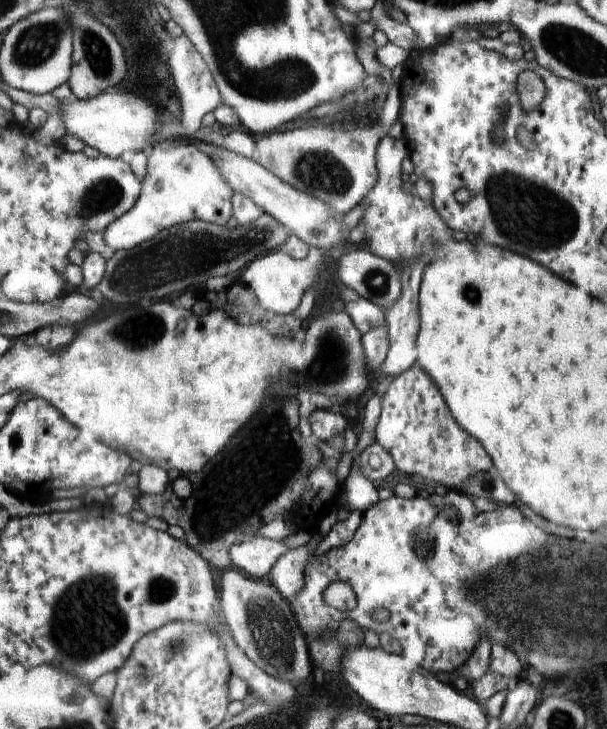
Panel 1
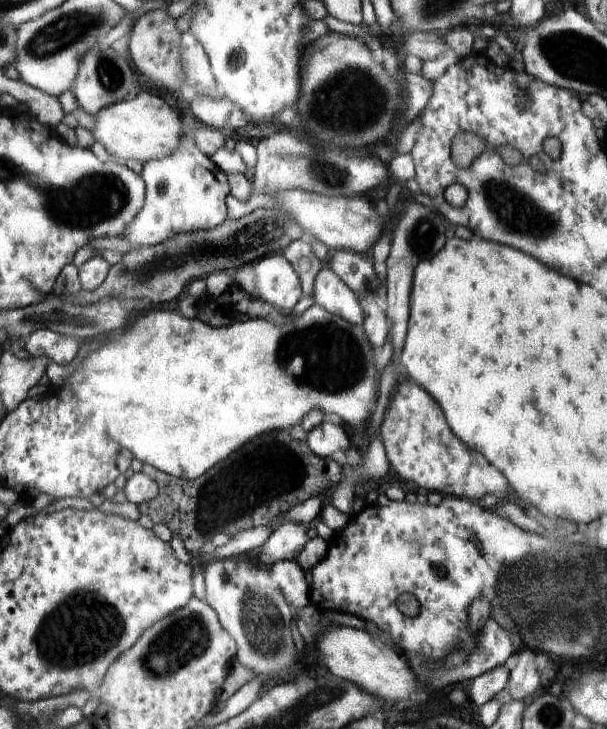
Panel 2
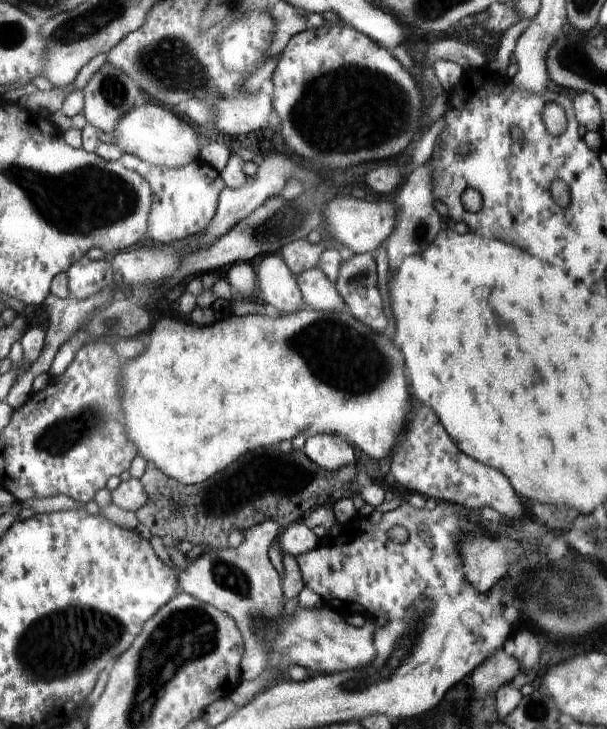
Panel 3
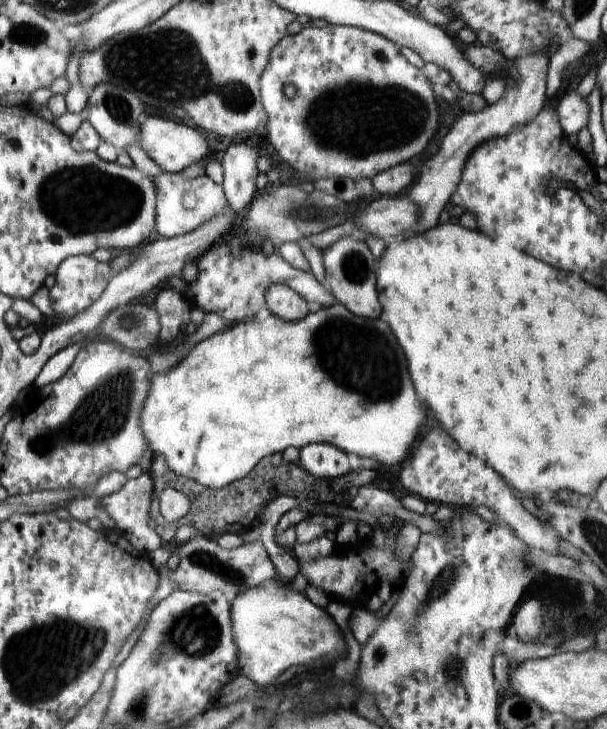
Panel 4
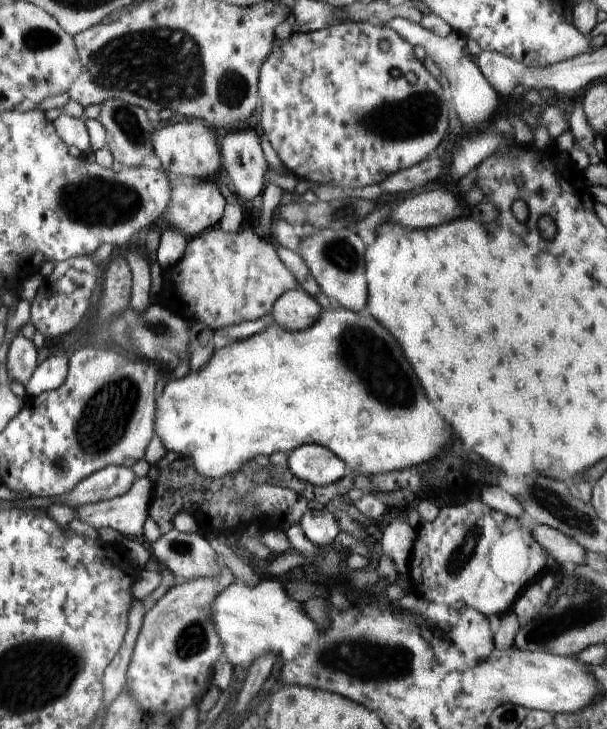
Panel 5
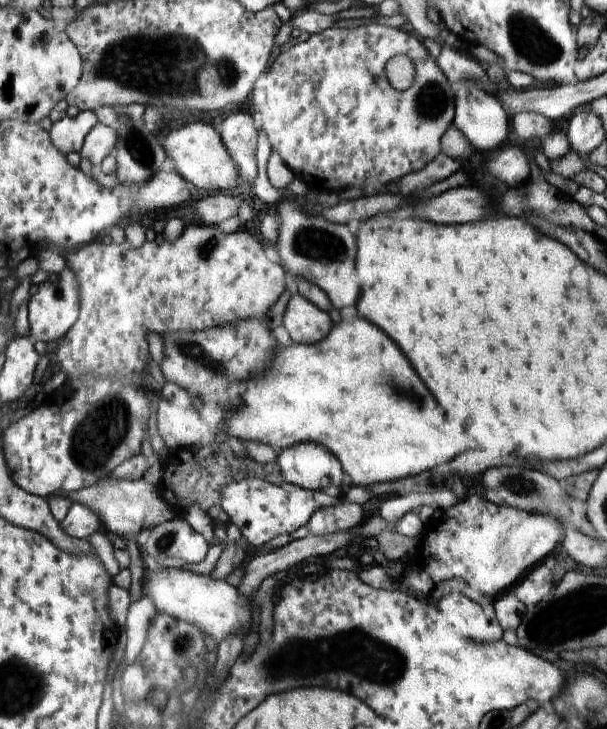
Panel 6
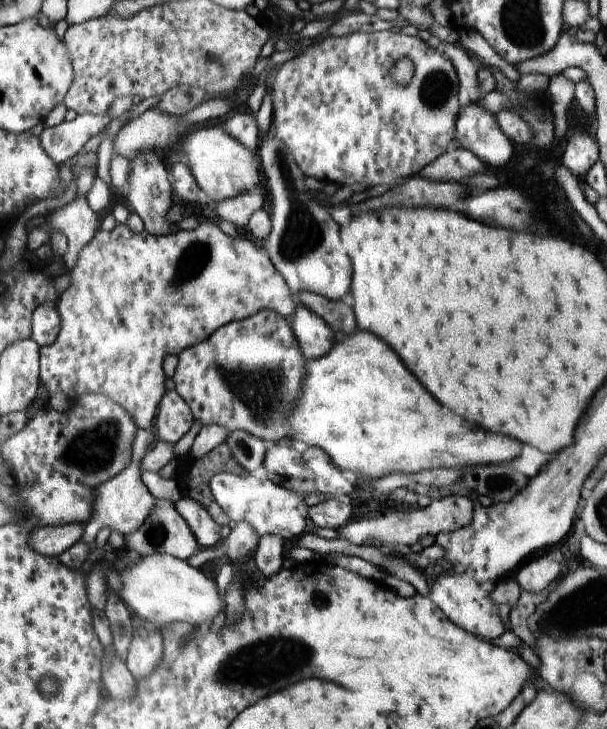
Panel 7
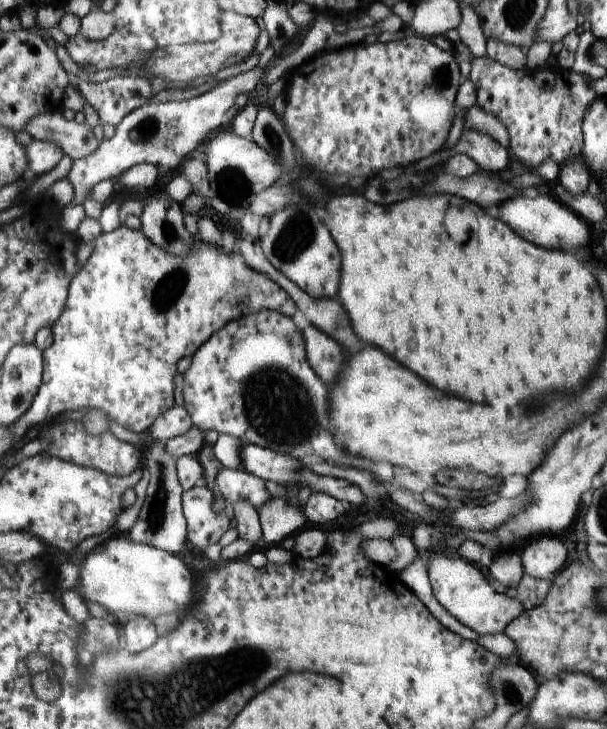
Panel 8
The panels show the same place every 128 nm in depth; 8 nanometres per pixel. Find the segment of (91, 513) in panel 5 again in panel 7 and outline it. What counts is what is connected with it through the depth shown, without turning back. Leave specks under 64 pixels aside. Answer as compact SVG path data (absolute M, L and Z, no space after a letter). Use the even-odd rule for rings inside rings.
M80 523L44 525L30 529L31 547L45 555L61 556L67 549L80 542L83 530Z

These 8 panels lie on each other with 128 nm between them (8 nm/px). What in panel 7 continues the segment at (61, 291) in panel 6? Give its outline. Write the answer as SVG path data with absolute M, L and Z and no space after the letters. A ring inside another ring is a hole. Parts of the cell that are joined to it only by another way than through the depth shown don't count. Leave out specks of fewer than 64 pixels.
M58 296L58 302L56 301L47 301L46 303L42 305L38 305L37 308L33 311L32 315L32 338L34 341L37 342L37 344L40 344L41 346L45 345L52 345L54 342L56 342L57 337L59 336L60 330L61 330L61 317L59 314L59 311L57 310L57 304L59 303Z

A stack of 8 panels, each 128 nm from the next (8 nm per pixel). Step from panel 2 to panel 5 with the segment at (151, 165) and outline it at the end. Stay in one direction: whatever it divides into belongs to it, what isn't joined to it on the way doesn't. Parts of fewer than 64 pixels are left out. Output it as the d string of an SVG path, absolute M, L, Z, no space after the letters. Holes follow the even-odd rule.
M176 179L172 182L169 193L169 204L160 218L168 223L169 228L179 231L187 238L194 238L198 234L219 226L225 212L227 202L223 198L216 180L210 179Z

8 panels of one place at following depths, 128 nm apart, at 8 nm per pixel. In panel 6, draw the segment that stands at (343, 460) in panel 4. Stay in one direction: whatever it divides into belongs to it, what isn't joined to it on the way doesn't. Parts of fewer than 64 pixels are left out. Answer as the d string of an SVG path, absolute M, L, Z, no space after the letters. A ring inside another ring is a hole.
M296 444L278 453L276 462L290 484L318 491L319 488L341 485L343 469L325 447L318 444Z

